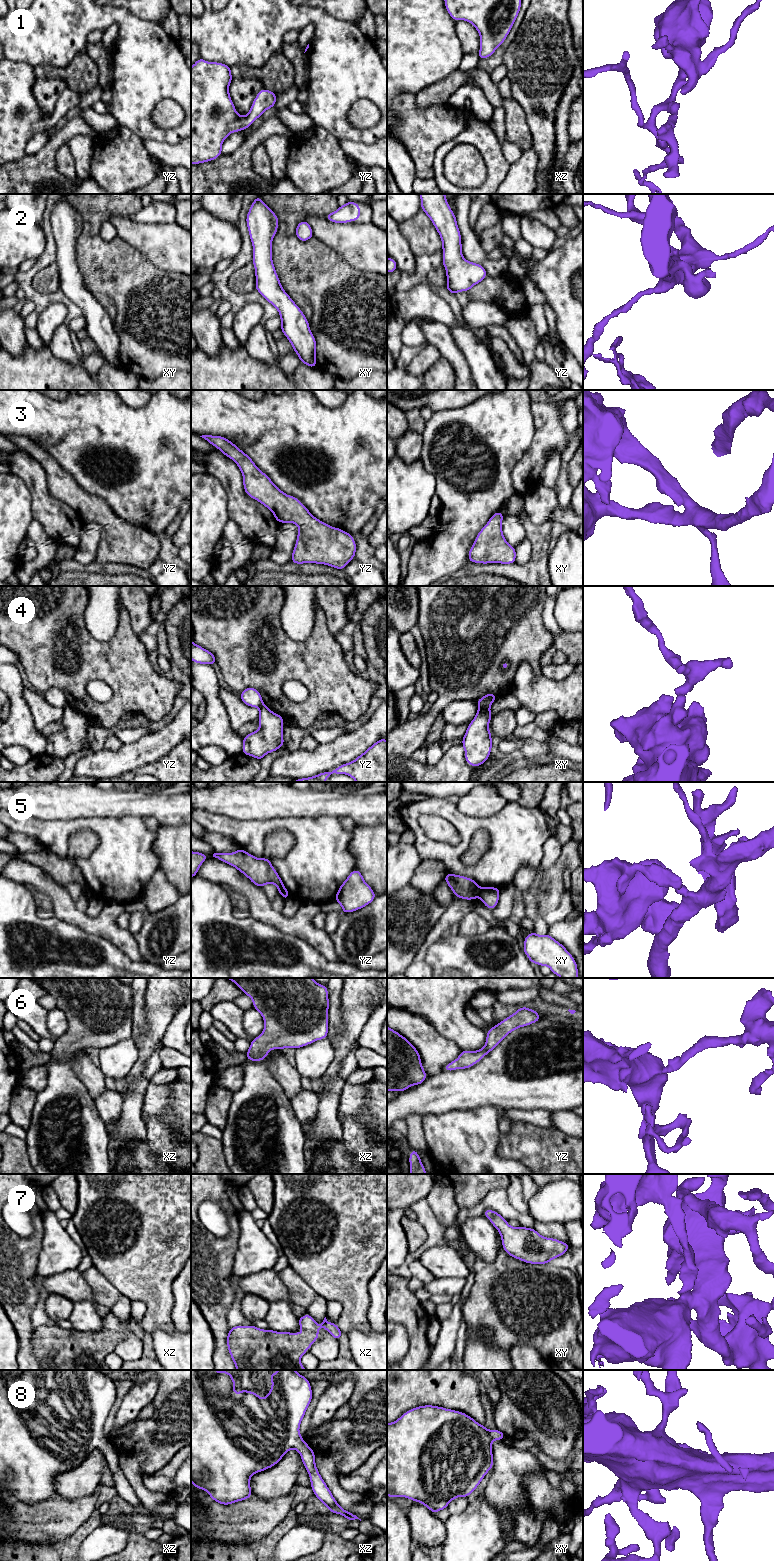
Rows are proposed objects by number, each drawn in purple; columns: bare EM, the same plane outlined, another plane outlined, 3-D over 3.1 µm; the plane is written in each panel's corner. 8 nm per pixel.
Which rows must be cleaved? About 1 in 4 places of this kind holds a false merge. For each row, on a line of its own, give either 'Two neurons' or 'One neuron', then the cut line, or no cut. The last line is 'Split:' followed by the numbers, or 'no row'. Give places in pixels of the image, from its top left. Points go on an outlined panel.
1: One neuron. No split
2: One neuron. No split
3: One neuron. No split
4: Two neurons. Split along xy (478, 706), (489, 707)
5: Two neurons. Split along xy (482, 888), (479, 896)
6: One neuron. No split
7: One neuron. No split
8: One neuron. No split
Split: 4, 5

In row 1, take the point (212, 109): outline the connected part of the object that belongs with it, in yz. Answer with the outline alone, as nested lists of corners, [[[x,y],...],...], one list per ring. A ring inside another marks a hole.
[[[201,57],[191,67],[191,164],[217,159],[222,154],[222,143],[232,133],[247,129],[264,111],[275,107],[277,95],[265,88],[256,95],[249,113],[240,116],[229,93],[233,79],[231,67],[219,62],[208,62]]]

